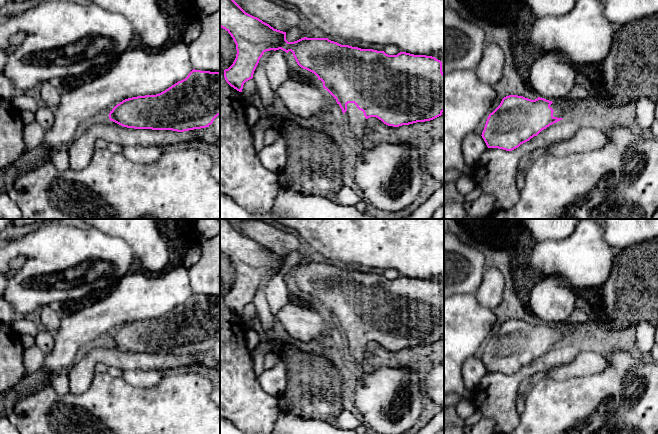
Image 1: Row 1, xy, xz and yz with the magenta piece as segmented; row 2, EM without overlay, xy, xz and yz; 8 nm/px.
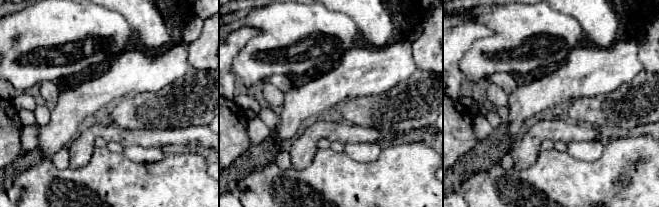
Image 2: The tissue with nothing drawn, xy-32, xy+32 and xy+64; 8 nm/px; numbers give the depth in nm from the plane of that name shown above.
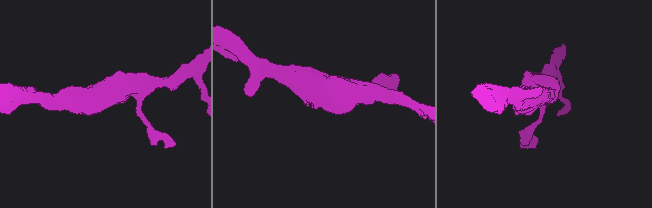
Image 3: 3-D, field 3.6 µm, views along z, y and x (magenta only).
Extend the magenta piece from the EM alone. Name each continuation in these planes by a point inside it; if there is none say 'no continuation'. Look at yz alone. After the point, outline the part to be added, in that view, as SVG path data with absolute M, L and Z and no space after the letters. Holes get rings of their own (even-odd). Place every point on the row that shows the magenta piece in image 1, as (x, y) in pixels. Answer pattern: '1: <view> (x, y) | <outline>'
1: yz (563, 109) | M567 100L563 102L553 102L550 107L553 109L553 117L565 118L568 116L574 116L578 112L582 111L584 102L570 103Z

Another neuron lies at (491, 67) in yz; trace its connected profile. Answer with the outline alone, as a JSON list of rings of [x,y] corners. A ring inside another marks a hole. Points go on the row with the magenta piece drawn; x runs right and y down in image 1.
[[[495,43],[485,46],[482,59],[475,70],[481,82],[495,86],[504,72],[505,53]]]

